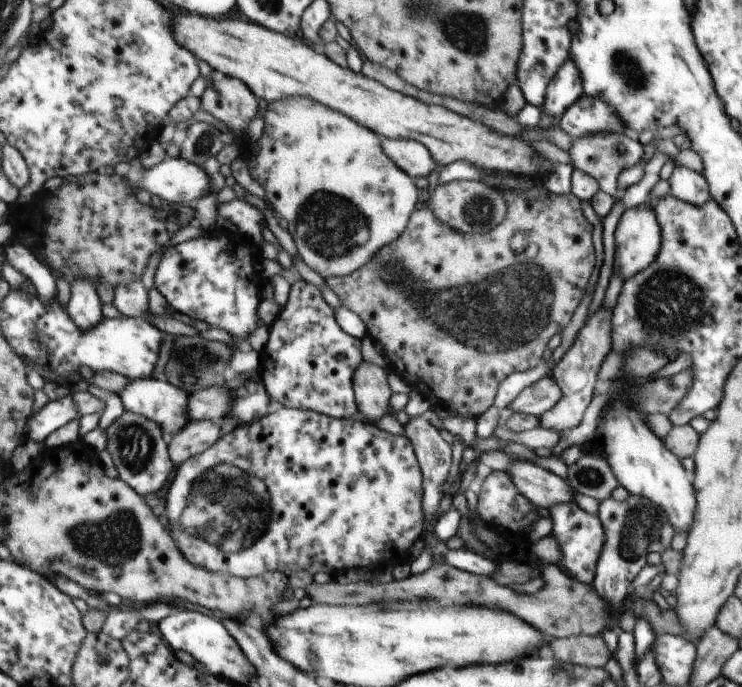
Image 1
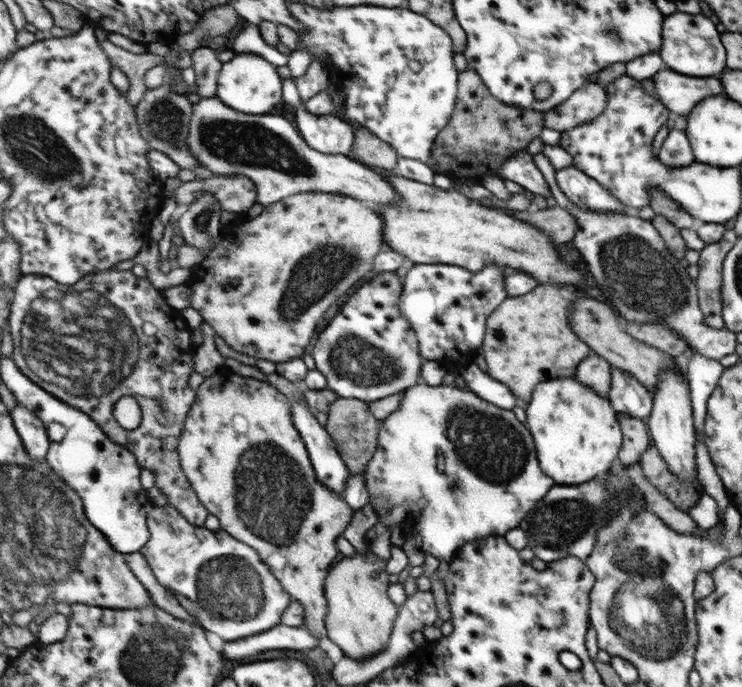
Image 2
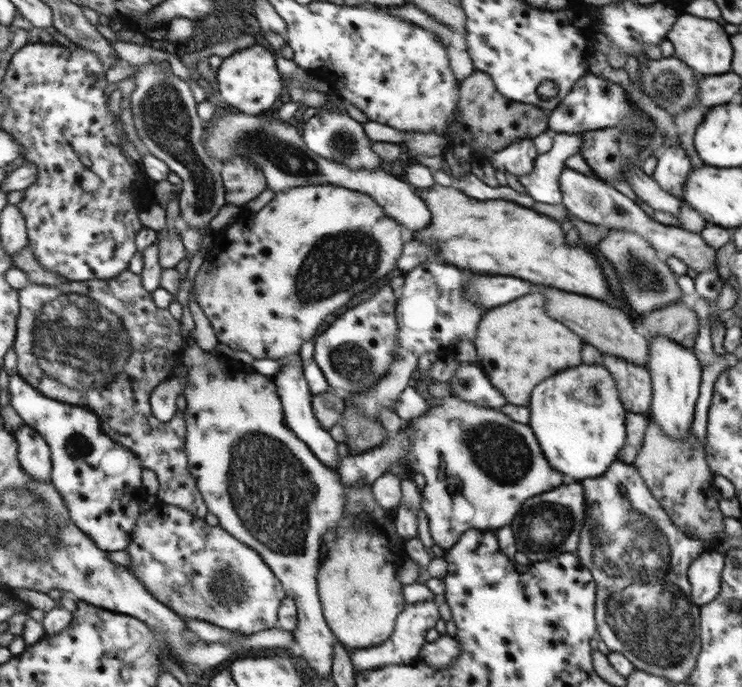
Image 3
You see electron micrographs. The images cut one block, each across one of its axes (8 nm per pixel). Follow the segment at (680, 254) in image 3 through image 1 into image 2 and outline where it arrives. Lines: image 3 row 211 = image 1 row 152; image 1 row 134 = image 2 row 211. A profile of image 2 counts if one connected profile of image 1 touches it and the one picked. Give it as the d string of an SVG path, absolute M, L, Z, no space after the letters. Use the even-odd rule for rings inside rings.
M574 166L556 169L555 178L560 190L581 208L594 212L629 213L627 206L610 190Z

